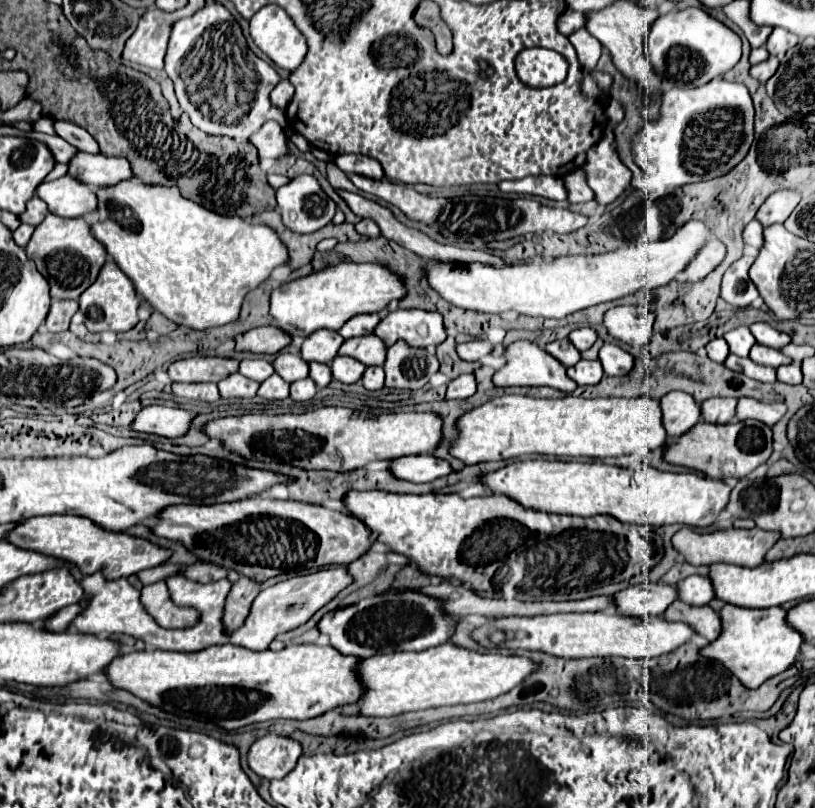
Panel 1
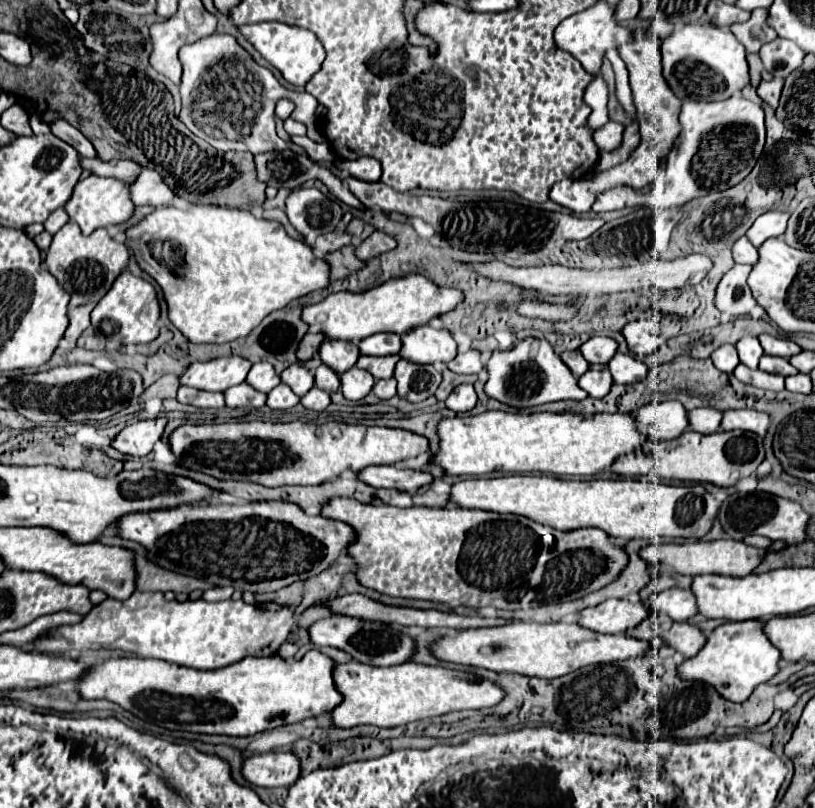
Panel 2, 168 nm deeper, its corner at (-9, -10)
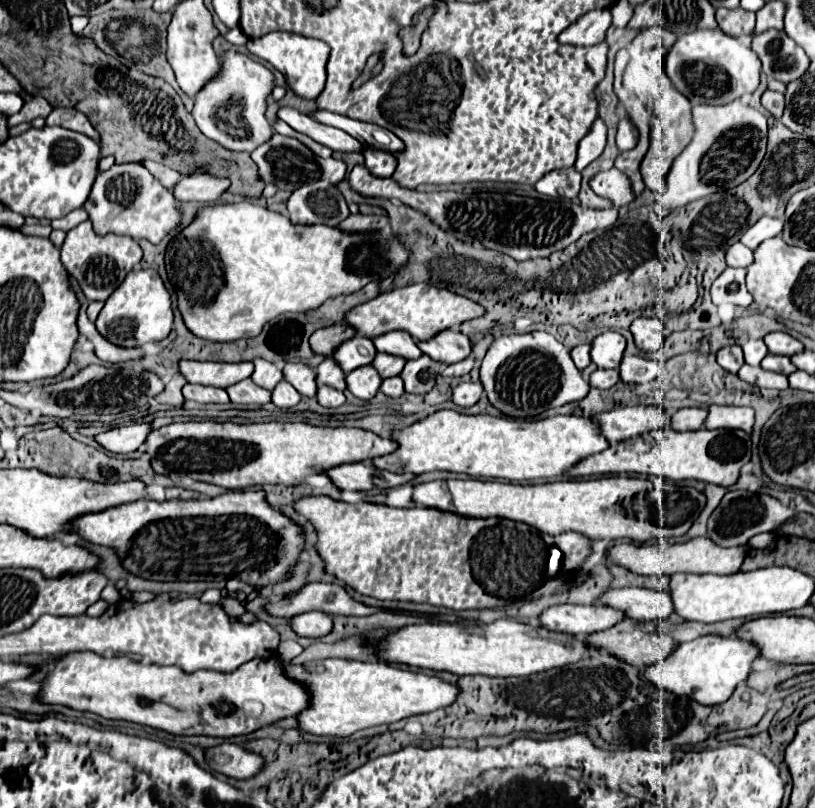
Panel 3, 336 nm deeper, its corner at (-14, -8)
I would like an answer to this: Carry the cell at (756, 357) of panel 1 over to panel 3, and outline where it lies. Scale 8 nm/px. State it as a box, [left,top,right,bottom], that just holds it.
[762,355,796,375]

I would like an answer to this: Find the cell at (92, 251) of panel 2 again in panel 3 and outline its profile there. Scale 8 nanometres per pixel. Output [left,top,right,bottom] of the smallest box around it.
[62,221,142,301]

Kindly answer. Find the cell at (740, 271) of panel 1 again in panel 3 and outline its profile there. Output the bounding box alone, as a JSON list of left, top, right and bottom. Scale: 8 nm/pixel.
[710,267,752,307]

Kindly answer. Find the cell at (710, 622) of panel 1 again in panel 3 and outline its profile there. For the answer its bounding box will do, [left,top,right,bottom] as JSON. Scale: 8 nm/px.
[584,619,678,665]

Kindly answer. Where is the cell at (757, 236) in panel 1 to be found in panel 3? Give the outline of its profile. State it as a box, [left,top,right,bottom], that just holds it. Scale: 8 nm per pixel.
[726,243,754,267]

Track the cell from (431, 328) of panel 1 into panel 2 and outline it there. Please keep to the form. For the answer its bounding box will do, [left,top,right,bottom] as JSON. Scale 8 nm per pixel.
[399,325,457,363]

